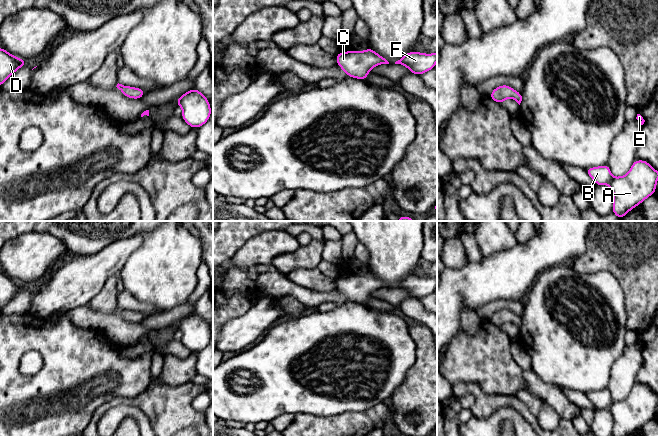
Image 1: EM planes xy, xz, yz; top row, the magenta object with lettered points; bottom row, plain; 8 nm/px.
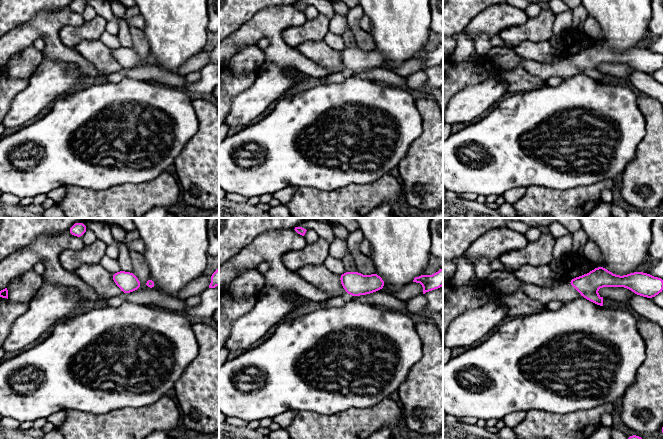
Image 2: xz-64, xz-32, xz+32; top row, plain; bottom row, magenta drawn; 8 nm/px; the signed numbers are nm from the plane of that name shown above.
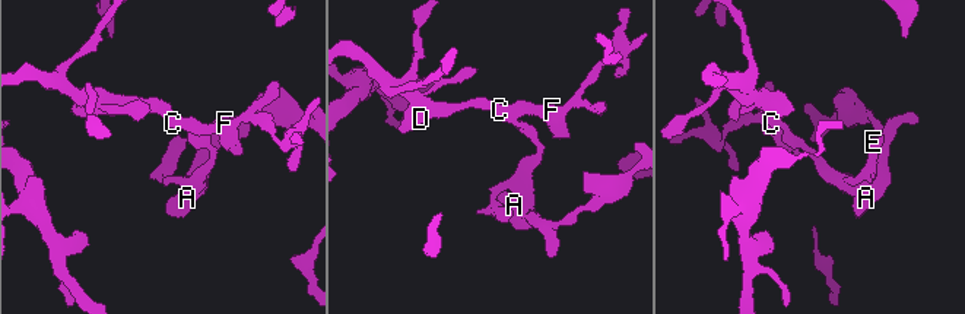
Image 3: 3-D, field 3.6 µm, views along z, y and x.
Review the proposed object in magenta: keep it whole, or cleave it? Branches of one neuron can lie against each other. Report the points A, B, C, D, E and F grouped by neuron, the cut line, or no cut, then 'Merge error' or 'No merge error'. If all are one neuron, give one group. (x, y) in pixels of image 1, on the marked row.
Groups: A B C D E F. No split. No merge error

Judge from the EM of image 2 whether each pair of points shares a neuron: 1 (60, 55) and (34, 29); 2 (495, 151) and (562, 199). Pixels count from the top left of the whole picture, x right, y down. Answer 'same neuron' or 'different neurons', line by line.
1: same neuron
2: different neurons

